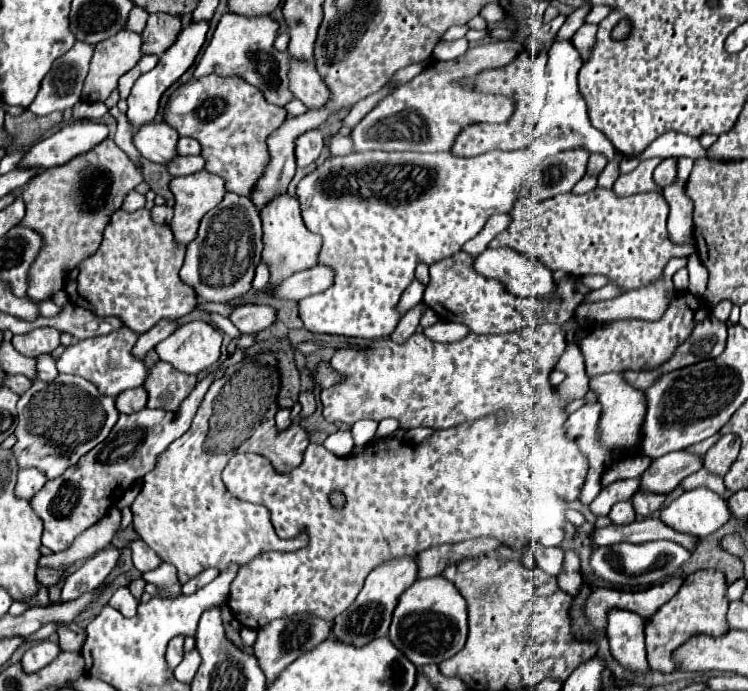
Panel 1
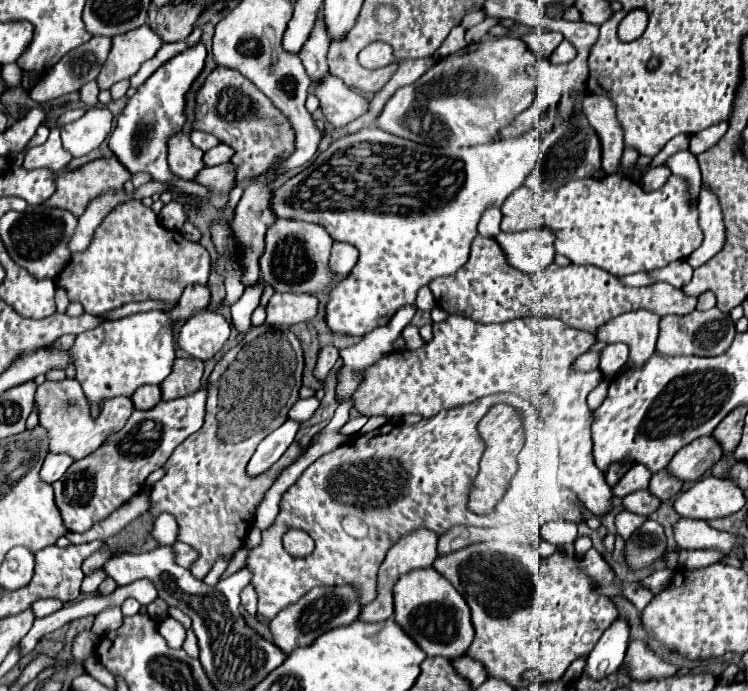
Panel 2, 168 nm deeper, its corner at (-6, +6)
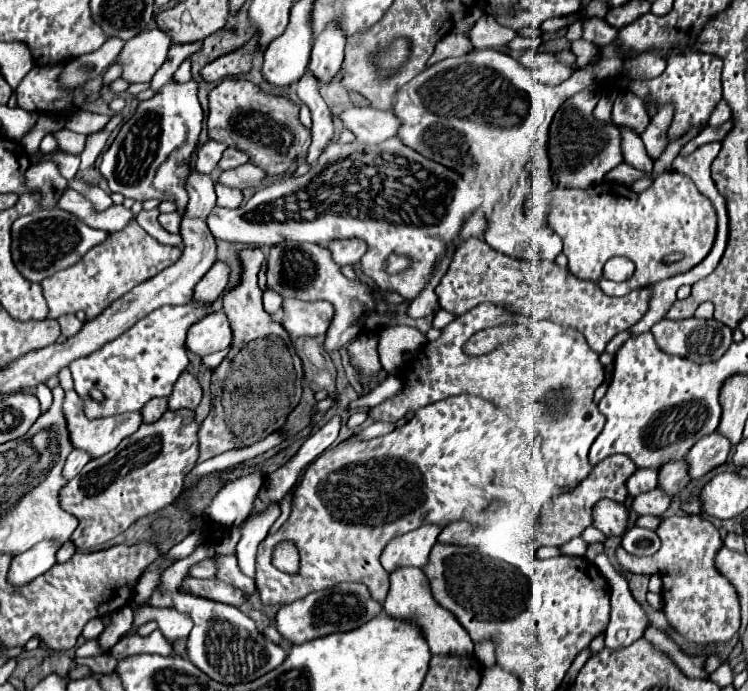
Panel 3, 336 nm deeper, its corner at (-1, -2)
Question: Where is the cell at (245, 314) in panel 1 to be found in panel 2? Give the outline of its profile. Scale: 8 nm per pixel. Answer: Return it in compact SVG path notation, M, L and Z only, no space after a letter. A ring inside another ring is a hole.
M274 293L268 303L266 323L274 327L290 327L308 323L318 315L320 301L310 293Z

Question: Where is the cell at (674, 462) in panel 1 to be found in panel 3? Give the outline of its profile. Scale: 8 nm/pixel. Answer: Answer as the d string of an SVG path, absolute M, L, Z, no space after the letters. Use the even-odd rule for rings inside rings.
M719 433L699 439L685 457L689 467L689 477L699 479L711 469L723 465L729 455L729 449L731 449L731 443Z

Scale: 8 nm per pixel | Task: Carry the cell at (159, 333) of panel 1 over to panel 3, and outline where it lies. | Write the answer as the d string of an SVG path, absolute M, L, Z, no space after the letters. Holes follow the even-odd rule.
M215 263L205 275L203 279L195 285L193 291L193 303L203 303L203 305L211 305L225 289L227 285L227 277L229 277L229 267L225 263Z

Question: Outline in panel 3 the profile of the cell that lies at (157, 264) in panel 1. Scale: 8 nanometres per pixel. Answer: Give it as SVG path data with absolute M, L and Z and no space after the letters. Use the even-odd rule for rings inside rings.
M135 219L127 223L123 231L109 233L109 237L95 245L79 263L47 277L41 281L43 295L49 305L49 319L55 319L65 313L77 313L85 311L87 319L95 319L101 315L117 297L131 291L135 285L143 283L145 279L151 279L165 267L173 265L181 257L181 249L161 245L151 235L147 235Z

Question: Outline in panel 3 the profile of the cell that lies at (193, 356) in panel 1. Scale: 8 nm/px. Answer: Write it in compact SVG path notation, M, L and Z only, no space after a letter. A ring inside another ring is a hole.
M217 311L197 321L187 333L187 349L199 357L221 351L231 343L231 327L227 317Z

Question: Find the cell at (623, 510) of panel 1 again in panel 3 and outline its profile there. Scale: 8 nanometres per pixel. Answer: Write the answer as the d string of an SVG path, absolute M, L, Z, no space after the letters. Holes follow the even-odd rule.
M653 489L653 491L647 491L639 497L633 499L631 503L631 509L637 513L637 515L661 515L671 503L671 497L667 493L663 493L661 489Z

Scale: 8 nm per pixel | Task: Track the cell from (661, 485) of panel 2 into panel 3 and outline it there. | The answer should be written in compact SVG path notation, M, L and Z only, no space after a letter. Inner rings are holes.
M685 459L681 461L671 461L665 463L659 469L659 489L663 489L665 493L669 493L671 497L677 497L681 493L681 489L689 483L689 475L687 475L687 465Z

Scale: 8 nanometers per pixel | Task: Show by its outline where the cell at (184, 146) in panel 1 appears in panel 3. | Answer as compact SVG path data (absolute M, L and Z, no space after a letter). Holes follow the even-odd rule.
M217 141L203 143L195 153L195 169L203 171L203 173L213 173L215 163L221 159L223 149L225 149L223 143L217 143Z

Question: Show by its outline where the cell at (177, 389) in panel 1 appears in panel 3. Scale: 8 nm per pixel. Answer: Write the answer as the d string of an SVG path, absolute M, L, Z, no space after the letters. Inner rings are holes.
M183 371L179 381L175 383L171 395L169 395L169 409L195 409L201 401L201 387L195 375L189 371Z

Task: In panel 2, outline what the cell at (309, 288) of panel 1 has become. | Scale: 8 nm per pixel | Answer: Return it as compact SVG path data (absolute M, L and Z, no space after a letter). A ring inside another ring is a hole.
M334 243L332 255L330 255L330 269L338 277L346 277L348 271L352 271L352 267L356 265L356 259L358 259L356 247L352 247L350 243Z

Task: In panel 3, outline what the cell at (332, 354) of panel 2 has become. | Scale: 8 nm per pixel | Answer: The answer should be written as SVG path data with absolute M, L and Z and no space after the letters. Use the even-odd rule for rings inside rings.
M277 243L269 249L267 255L267 287L281 295L283 299L293 297L301 299L301 287L305 287L305 299L307 301L329 301L335 309L335 315L331 319L331 325L325 333L323 349L327 353L341 349L345 343L349 343L355 335L359 335L359 319L367 315L369 309L375 309L371 291L355 281L349 281L341 269L333 263L329 249L315 245L315 243Z

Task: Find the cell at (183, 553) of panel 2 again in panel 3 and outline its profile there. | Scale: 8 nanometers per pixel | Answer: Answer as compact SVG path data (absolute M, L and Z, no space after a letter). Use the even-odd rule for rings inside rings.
M205 559L201 561L199 565L193 565L189 569L189 575L187 577L197 577L197 579L211 579L215 577L215 563L211 563L211 559Z

